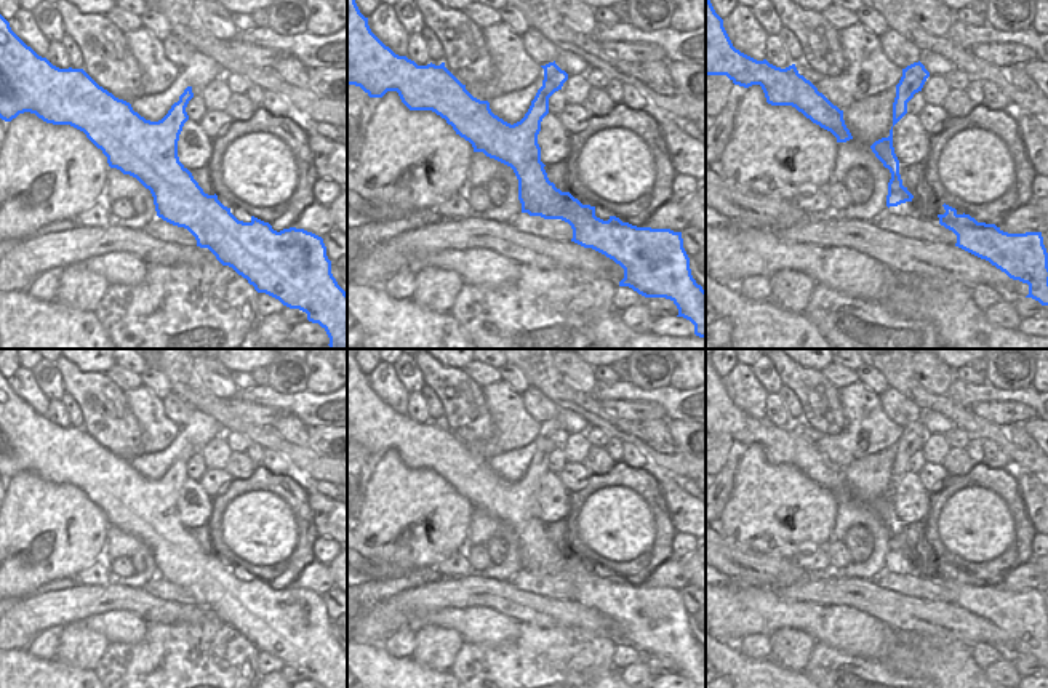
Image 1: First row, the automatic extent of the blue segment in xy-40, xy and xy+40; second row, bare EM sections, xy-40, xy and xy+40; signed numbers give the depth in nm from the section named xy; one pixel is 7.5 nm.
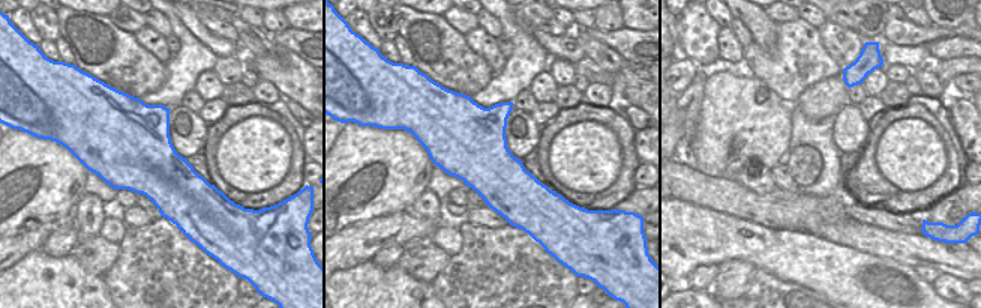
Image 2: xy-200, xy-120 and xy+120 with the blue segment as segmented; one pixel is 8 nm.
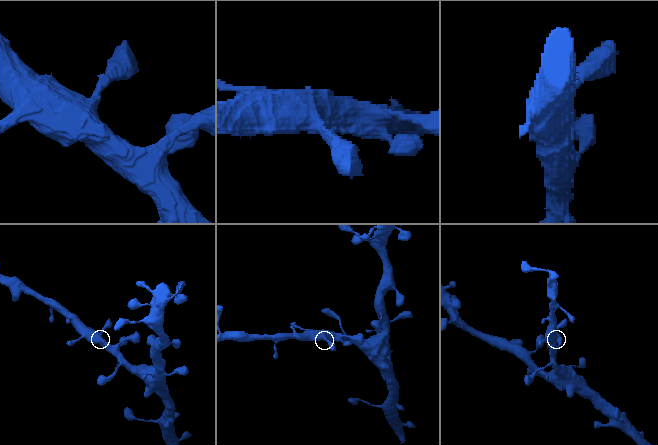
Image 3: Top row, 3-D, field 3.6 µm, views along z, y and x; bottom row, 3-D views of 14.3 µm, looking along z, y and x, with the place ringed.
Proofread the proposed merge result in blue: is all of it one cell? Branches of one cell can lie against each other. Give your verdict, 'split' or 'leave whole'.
leave whole

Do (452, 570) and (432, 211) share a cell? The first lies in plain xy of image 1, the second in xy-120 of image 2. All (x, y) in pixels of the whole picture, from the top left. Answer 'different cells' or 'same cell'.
same cell

